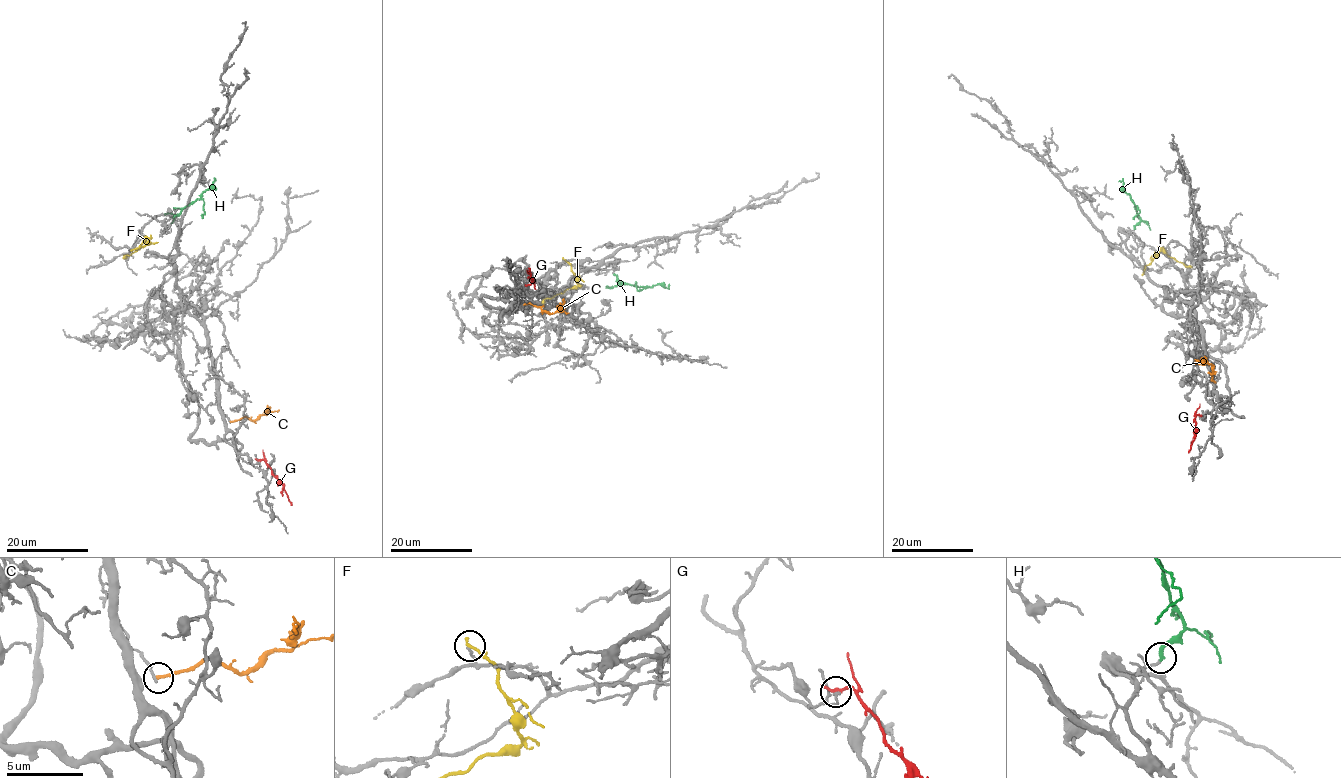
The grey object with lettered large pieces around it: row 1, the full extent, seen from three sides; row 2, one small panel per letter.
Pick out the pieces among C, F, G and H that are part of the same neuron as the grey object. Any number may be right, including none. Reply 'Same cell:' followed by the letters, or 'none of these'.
Same cell: H

